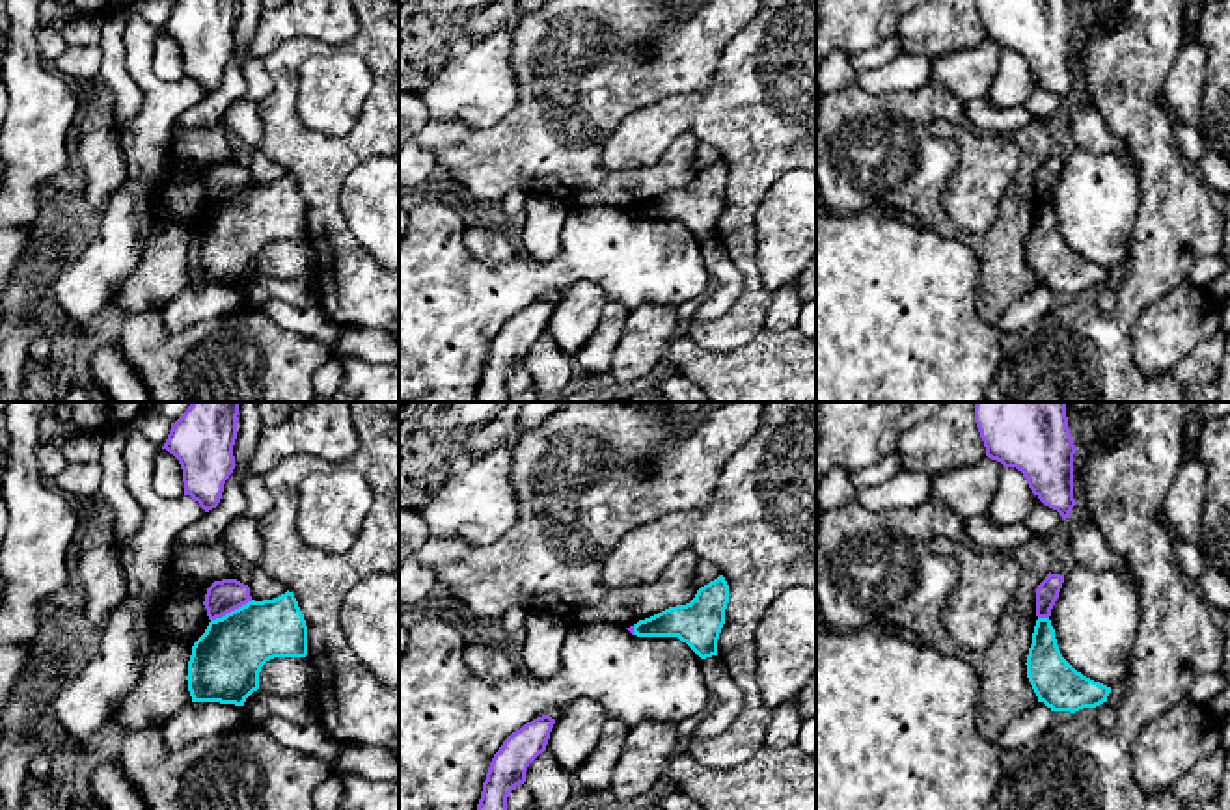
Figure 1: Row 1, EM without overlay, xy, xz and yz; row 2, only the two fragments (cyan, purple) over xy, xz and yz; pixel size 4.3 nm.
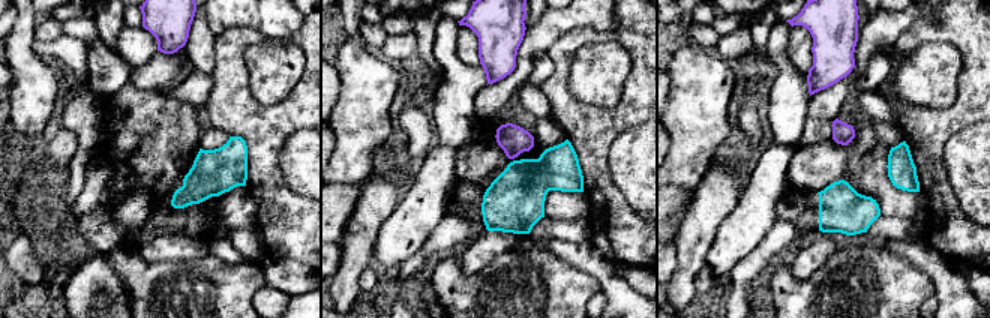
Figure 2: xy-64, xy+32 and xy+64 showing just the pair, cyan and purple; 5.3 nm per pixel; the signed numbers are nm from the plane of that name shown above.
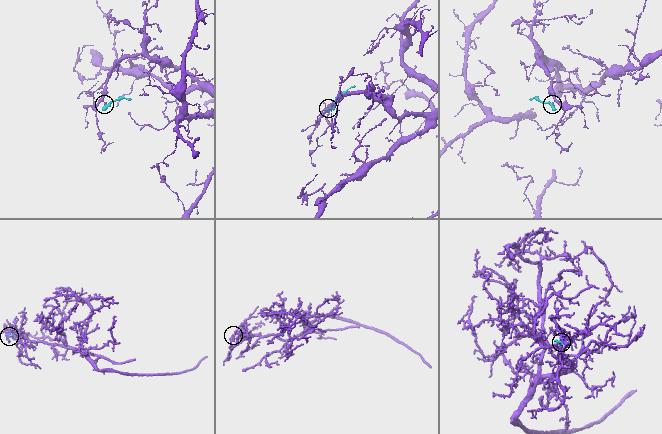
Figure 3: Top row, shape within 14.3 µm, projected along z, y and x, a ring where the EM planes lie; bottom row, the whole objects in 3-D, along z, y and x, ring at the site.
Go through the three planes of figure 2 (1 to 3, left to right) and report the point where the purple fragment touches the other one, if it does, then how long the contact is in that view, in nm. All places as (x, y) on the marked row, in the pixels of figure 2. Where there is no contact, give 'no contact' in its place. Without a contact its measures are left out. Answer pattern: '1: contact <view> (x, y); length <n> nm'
1: no contact
2: no contact
3: no contact

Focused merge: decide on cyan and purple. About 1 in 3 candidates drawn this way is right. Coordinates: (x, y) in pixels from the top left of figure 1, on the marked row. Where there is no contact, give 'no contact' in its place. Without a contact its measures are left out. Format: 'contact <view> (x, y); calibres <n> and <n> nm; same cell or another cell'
contact xy (232, 611); calibres 300 and 140 nm; another cell

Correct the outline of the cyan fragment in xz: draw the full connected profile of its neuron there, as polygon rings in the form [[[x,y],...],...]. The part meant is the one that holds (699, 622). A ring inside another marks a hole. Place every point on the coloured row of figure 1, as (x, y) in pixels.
[[[723,575],[701,587],[686,605],[669,607],[634,624],[637,637],[678,637],[701,659],[718,655],[718,639],[725,624],[729,585]]]

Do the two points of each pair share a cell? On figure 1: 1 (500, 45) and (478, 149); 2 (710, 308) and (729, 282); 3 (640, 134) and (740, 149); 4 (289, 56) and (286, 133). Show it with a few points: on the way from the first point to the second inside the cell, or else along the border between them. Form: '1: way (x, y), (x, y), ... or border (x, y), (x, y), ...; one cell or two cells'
1: border (519, 101), (489, 127), (440, 120); two cells
2: way (716, 302), (729, 287); one cell
3: way (664, 121), (712, 121), (716, 125); one cell
4: way (280, 75), (282, 114); one cell

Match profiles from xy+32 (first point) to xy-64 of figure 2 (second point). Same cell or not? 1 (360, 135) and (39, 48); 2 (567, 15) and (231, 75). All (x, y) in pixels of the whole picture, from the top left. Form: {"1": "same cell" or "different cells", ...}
{"1": "different cells", "2": "different cells"}

